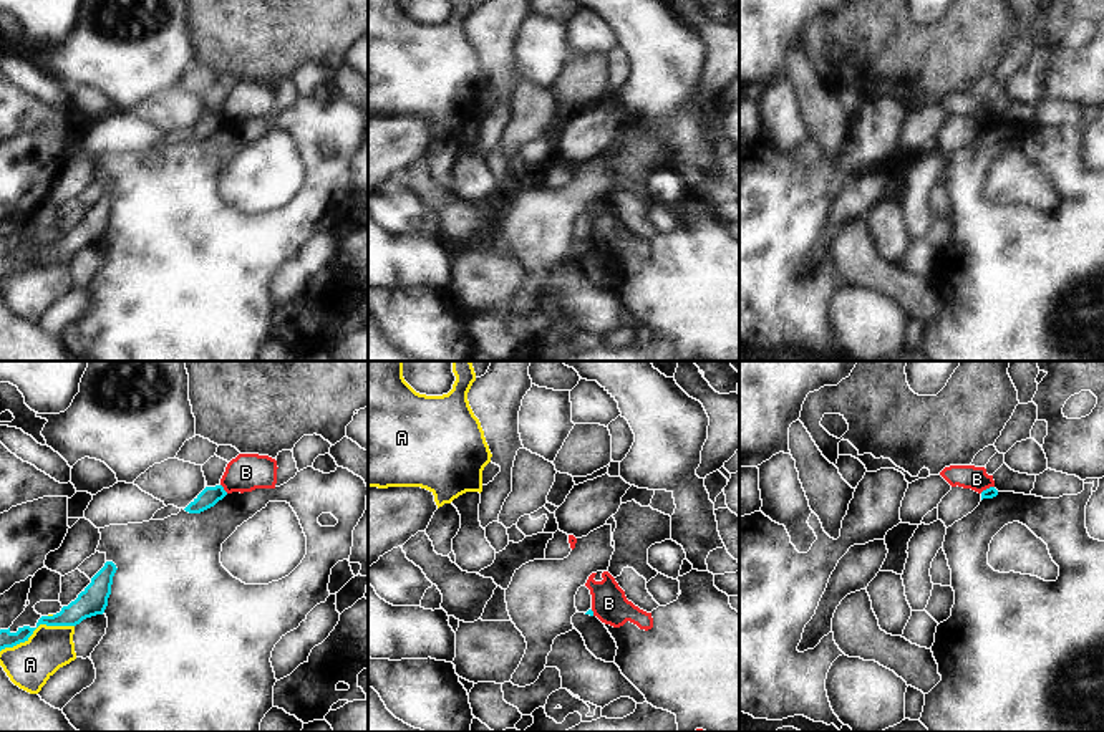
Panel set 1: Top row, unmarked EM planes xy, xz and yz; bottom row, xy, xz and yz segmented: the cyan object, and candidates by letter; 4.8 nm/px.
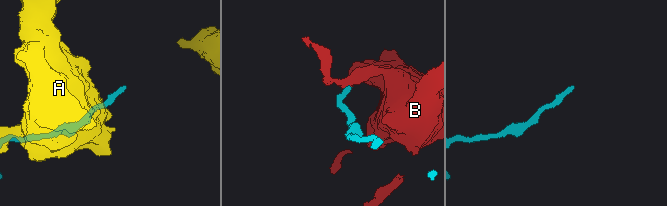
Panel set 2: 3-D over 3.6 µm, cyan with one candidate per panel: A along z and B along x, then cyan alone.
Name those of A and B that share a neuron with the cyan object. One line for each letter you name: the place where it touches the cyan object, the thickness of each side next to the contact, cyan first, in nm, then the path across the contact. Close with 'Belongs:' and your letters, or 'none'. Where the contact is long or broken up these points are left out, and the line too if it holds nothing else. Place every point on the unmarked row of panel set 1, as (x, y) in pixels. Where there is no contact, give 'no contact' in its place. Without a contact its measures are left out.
Belongs: none

